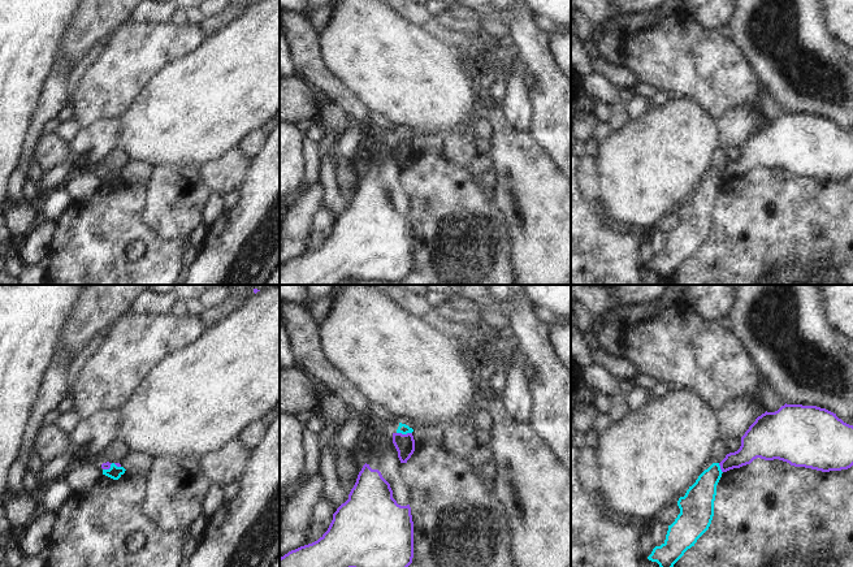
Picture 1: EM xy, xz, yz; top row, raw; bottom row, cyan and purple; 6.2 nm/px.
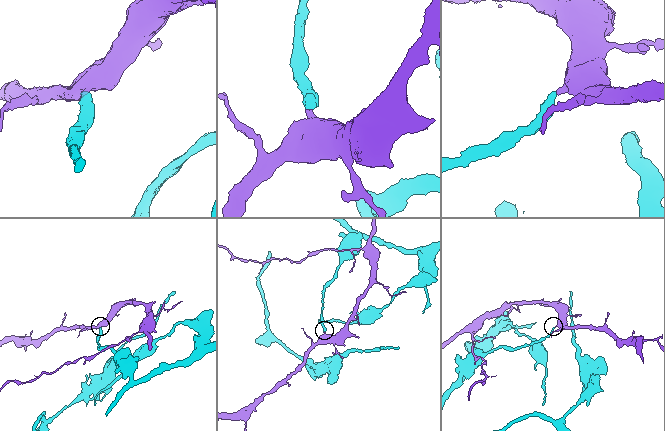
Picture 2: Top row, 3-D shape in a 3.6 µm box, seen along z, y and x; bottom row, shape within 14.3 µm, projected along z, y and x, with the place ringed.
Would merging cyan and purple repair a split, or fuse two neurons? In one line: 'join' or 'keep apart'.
keep apart

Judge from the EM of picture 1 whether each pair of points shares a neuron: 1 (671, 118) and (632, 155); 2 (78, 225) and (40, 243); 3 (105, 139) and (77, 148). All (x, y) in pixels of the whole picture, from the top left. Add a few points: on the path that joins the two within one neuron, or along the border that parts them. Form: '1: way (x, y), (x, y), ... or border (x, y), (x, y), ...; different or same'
1: way (662, 128), (641, 148); same
2: border (55, 223), (47, 254); different
3: way (99, 139), (83, 145); same

